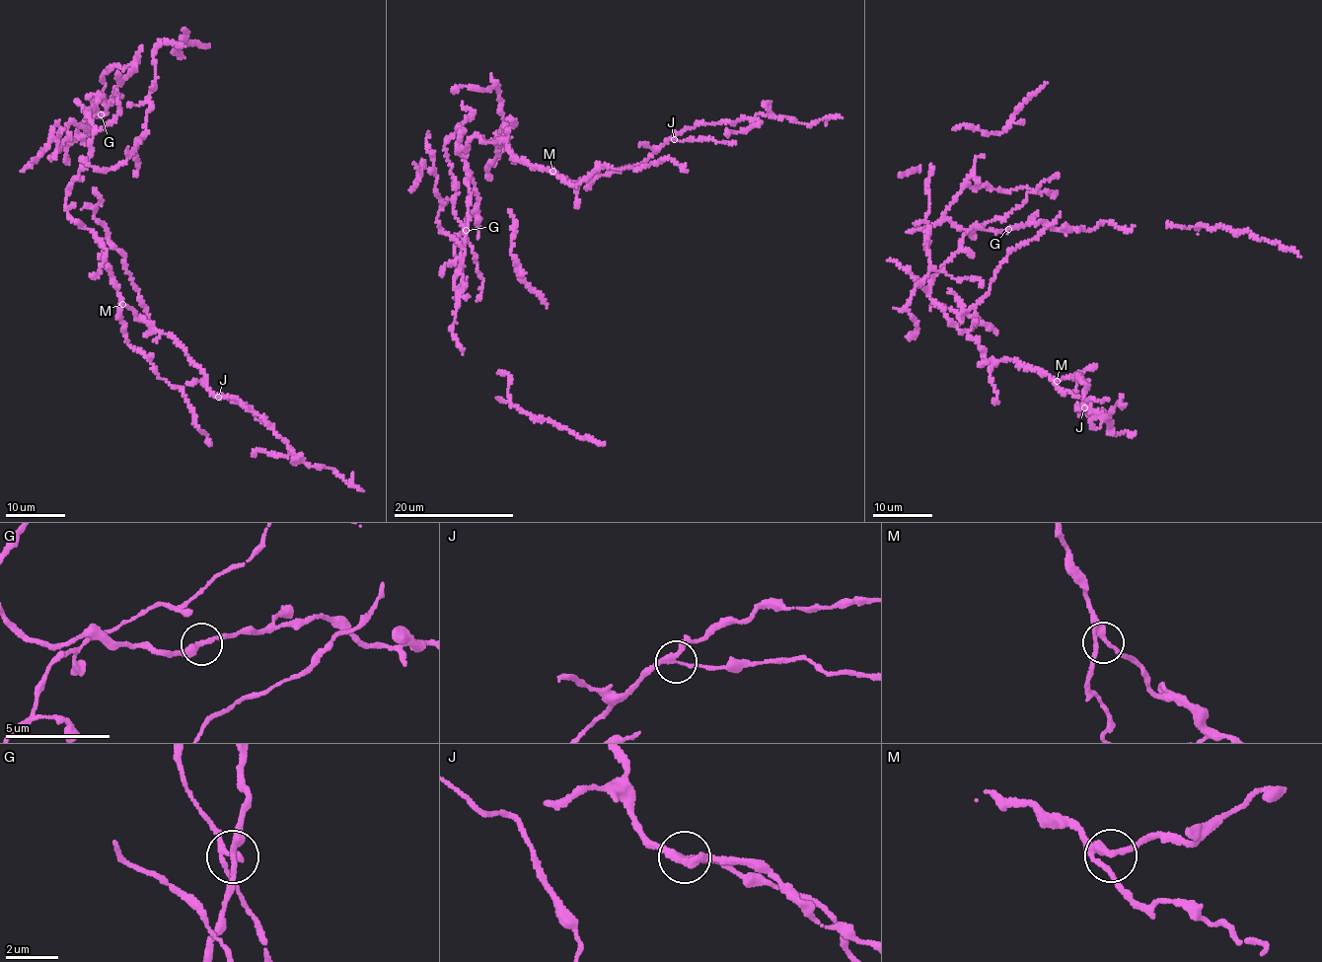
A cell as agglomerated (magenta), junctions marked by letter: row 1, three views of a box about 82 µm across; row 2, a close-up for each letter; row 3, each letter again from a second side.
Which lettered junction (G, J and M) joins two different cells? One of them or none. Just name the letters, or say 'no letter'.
J

